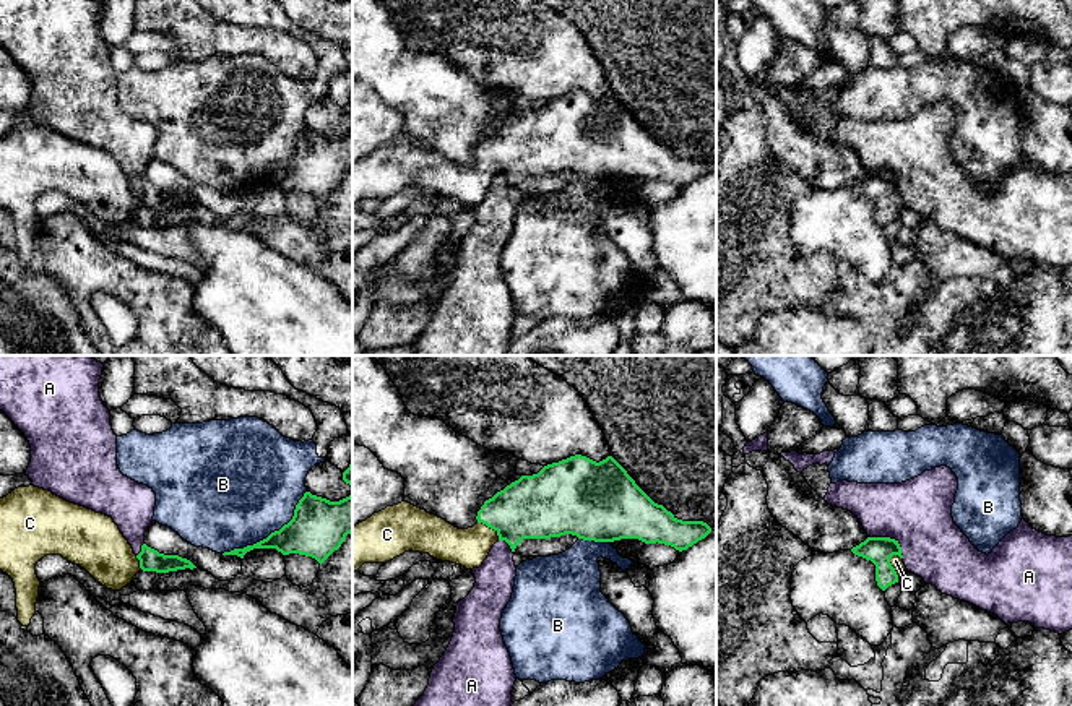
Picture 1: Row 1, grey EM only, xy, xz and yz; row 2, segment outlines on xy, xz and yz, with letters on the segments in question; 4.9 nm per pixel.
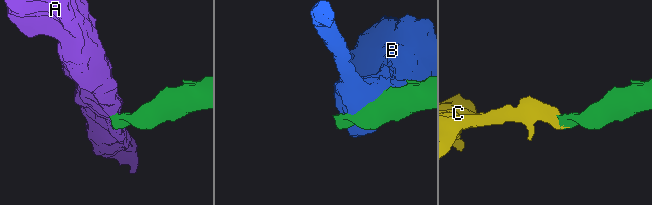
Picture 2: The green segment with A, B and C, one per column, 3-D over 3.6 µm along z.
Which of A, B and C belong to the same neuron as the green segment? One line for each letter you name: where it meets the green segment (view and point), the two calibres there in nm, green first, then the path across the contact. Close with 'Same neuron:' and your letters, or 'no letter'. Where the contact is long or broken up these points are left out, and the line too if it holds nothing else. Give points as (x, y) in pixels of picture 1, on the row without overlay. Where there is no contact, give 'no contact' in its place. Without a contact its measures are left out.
C: yz (890, 202) | 140/60 nm | across yz (879, 187), (890, 202), (895, 197)
Same neuron: C

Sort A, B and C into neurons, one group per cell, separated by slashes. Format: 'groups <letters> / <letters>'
groups A / B / C

